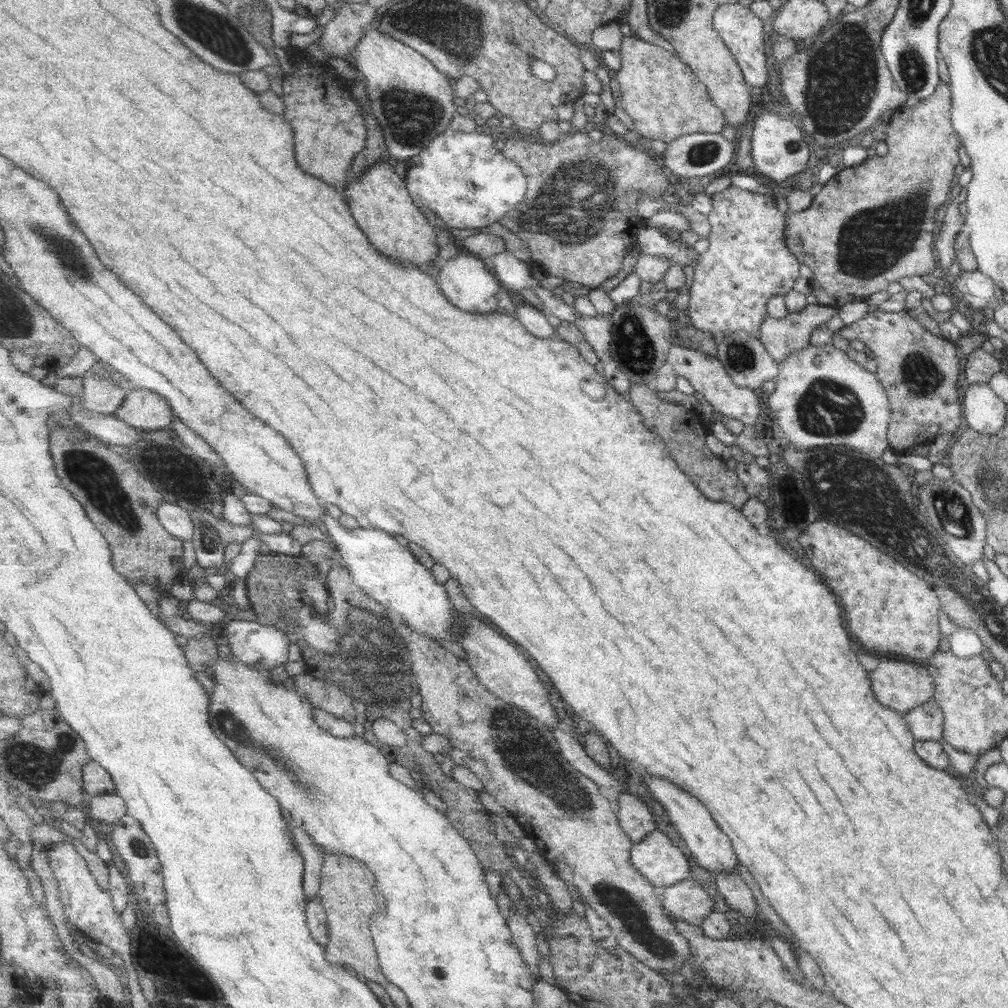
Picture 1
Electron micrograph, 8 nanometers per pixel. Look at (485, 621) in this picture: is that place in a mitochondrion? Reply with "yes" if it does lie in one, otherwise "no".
no

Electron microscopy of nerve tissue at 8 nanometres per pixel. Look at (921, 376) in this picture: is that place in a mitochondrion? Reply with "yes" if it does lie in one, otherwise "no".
yes

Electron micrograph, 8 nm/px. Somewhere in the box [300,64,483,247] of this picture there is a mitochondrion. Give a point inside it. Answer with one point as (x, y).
(411, 119)

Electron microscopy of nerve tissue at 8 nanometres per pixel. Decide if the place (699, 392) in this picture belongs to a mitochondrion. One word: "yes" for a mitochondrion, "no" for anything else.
no

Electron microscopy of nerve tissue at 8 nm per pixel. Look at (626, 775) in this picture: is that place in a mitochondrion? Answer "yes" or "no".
no

